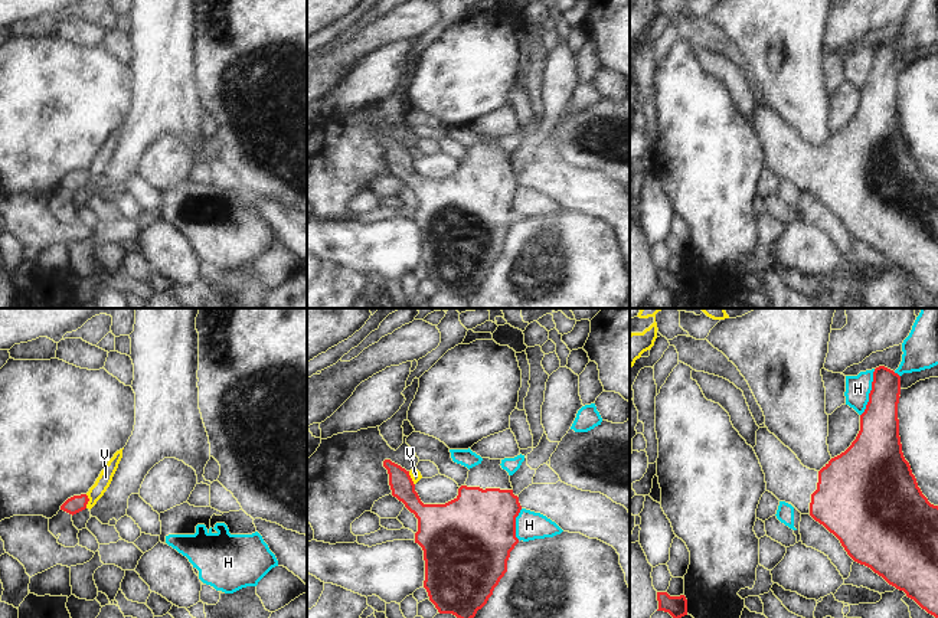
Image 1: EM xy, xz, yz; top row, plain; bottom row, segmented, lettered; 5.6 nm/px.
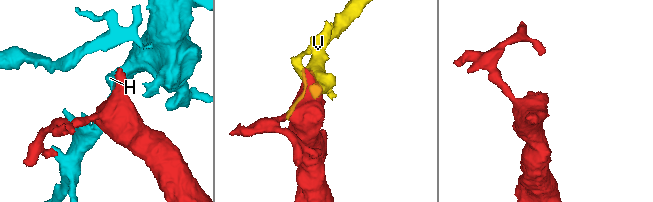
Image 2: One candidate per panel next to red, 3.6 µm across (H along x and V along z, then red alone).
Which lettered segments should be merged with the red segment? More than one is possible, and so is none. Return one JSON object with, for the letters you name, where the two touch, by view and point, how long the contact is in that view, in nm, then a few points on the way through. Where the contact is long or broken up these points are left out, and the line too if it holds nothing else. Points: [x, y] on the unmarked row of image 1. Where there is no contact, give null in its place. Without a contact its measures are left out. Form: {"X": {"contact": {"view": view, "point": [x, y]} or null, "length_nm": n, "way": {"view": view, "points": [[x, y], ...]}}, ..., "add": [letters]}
{"add": []}

